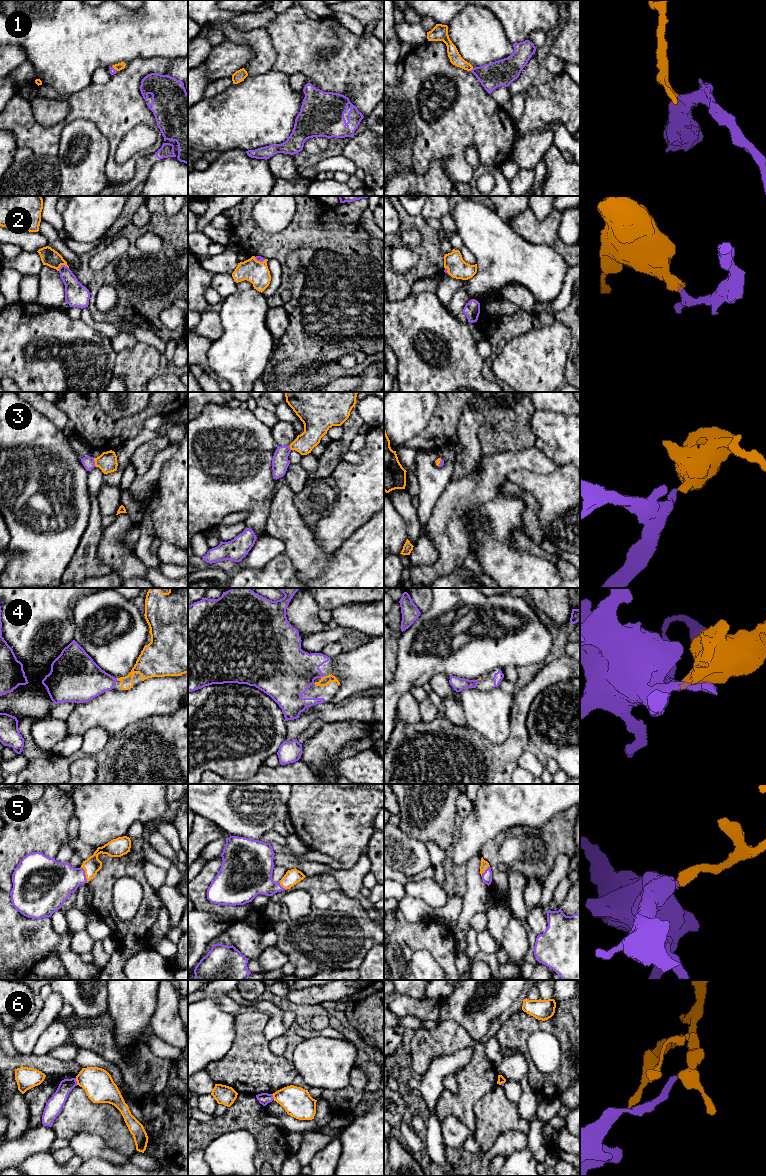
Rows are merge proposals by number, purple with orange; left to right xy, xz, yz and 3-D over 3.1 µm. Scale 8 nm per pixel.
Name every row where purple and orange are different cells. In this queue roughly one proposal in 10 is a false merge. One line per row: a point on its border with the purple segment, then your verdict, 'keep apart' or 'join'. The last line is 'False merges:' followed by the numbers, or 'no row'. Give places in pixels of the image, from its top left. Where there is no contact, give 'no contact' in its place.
1: yz (472, 69) | join
2: xy (62, 265) | join
3: xy (94, 462) | join
4: xz (322, 676) | join
5: xy (84, 874) | join
6: xy (76, 1081) | keep apart
False merges: 6

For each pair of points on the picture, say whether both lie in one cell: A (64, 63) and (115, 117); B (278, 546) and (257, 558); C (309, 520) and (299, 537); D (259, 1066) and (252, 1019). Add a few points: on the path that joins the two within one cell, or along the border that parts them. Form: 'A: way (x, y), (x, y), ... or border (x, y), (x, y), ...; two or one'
A: border (92, 82), (84, 88), (66, 95); two
B: way (273, 547), (267, 548), (262, 553); one
C: border (301, 516), (304, 524), (310, 530); two
D: way (252, 1054), (252, 1031); one

